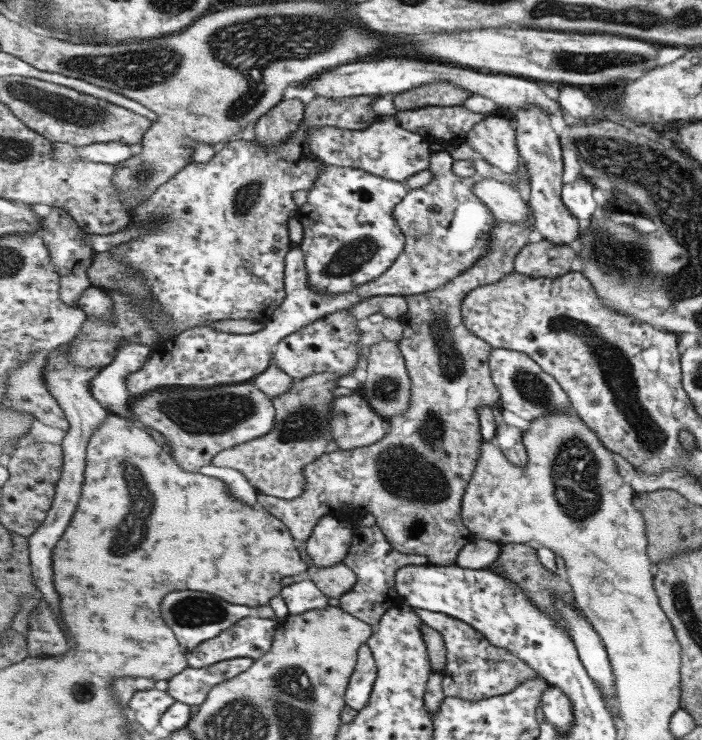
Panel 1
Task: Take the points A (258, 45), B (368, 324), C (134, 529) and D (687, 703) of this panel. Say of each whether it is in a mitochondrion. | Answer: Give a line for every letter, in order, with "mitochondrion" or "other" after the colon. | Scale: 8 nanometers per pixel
A: mitochondrion
B: other
C: mitochondrion
D: other

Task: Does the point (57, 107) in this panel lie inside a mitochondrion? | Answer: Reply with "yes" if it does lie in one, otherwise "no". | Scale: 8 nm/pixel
yes

